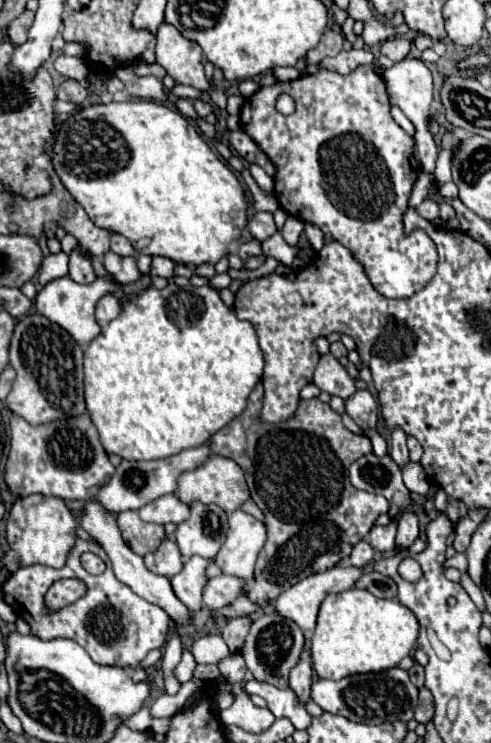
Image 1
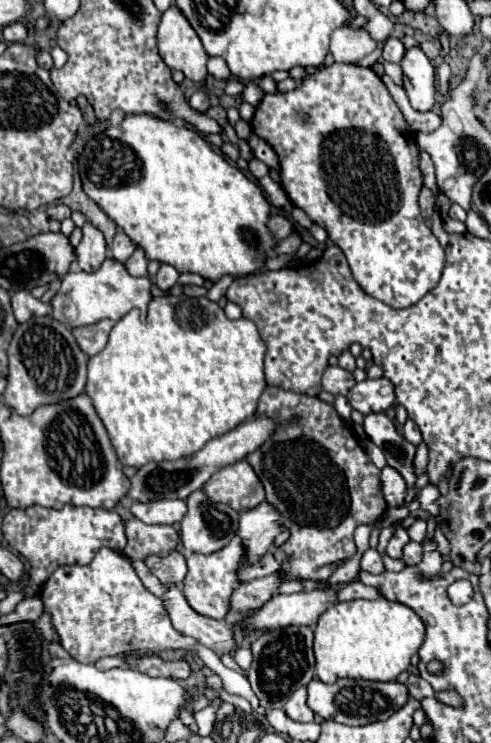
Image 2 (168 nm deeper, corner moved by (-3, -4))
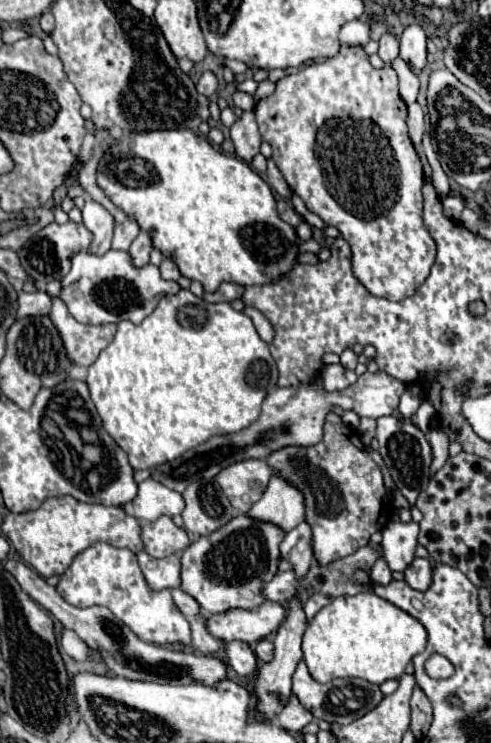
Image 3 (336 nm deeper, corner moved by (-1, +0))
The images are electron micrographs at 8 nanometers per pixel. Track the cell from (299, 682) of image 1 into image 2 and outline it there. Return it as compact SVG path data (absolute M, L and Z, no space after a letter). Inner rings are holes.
M298 688L296 692L292 692L292 696L288 698L288 704L284 706L284 712L294 722L312 722L314 720L314 712L306 706L306 688Z

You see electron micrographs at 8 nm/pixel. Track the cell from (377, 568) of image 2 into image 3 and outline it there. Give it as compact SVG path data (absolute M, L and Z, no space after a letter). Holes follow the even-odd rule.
M380 556L380 558L374 562L370 576L372 576L372 580L378 582L378 584L388 584L388 582L392 580L392 572L390 572L384 556Z

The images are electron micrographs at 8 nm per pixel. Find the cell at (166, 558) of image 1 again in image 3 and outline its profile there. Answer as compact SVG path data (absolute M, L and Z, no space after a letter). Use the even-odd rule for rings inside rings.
M144 550L138 552L138 564L152 590L164 590L180 586L180 556L172 554L168 558L152 558Z

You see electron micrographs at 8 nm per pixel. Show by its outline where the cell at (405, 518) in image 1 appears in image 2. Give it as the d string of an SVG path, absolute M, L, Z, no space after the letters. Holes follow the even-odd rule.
M410 542L410 544L406 544L406 548L404 548L404 564L406 566L416 566L416 564L420 564L420 560L422 560L422 544L418 544L418 542Z

